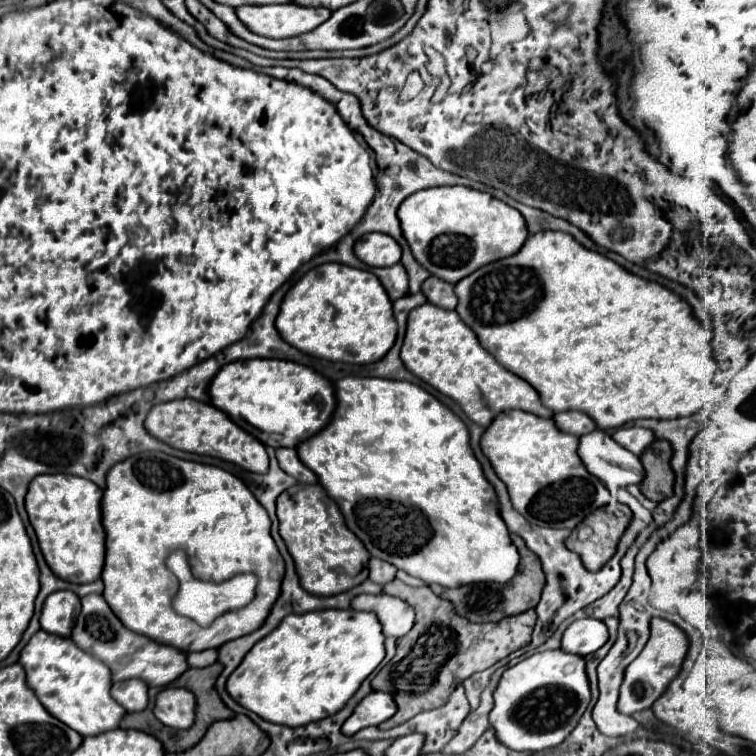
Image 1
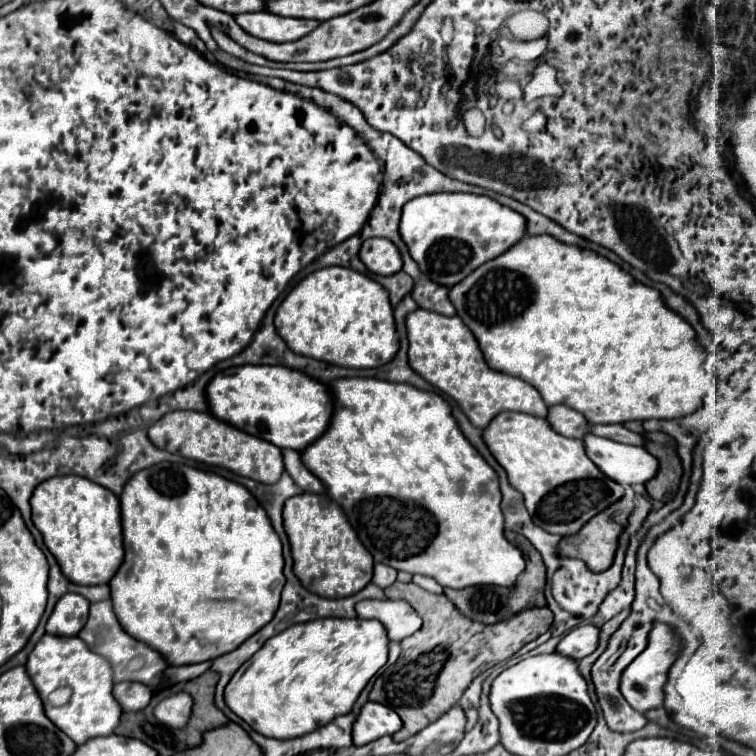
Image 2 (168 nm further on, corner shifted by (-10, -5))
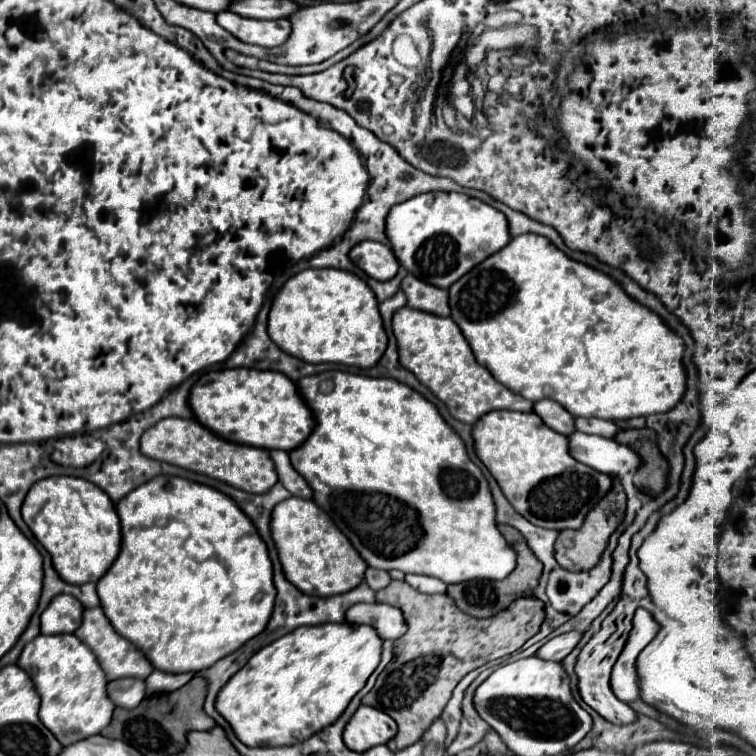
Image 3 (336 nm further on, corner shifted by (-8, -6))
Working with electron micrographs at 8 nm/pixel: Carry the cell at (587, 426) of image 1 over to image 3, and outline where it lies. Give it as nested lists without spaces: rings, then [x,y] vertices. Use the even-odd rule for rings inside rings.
[[[538,400],[534,402],[534,412],[546,422],[548,428],[570,436],[574,432],[574,416],[564,410],[560,404],[556,404],[554,400]]]

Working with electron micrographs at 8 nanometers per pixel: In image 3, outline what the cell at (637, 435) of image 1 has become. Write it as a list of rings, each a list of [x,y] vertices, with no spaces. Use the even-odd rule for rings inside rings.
[[[576,418],[576,430],[586,434],[598,434],[604,438],[616,438],[620,428],[614,422],[600,420],[600,418]]]

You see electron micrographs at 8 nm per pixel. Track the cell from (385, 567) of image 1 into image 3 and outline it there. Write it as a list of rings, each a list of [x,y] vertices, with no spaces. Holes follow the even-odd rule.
[[[368,568],[366,570],[366,576],[364,576],[364,582],[372,588],[372,590],[382,590],[390,584],[390,574],[386,570],[376,570],[376,568]]]

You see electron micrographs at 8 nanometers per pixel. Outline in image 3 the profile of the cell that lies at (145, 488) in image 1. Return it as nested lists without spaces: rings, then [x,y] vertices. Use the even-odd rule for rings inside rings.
[[[160,474],[126,494],[116,510],[122,522],[122,550],[96,590],[110,624],[142,650],[154,668],[200,672],[266,628],[276,598],[272,562],[256,526],[228,494],[182,476]]]

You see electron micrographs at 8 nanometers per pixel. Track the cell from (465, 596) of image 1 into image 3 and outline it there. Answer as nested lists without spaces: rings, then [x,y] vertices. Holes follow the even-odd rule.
[[[500,524],[498,526],[502,536],[508,540],[508,542],[514,542],[512,548],[516,550],[518,554],[518,566],[516,570],[500,580],[500,582],[494,582],[494,580],[472,580],[472,582],[462,582],[462,584],[452,584],[448,586],[448,596],[456,602],[456,606],[460,606],[460,610],[464,610],[468,616],[474,616],[474,618],[490,618],[490,616],[496,616],[498,612],[506,610],[516,598],[528,598],[534,594],[534,588],[538,586],[538,580],[540,580],[540,574],[542,574],[542,566],[540,566],[540,560],[532,554],[530,546],[524,542],[524,536],[512,528],[512,526],[504,526]]]

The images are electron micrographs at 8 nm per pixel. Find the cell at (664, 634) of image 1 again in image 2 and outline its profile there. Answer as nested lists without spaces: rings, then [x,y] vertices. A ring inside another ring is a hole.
[[[660,621],[652,623],[652,631],[648,633],[648,645],[646,649],[624,669],[622,679],[620,679],[620,693],[624,695],[624,699],[640,713],[646,713],[650,709],[656,709],[662,705],[664,701],[664,693],[662,687],[668,679],[668,669],[674,663],[678,653],[678,639],[672,633],[670,627],[666,627]]]

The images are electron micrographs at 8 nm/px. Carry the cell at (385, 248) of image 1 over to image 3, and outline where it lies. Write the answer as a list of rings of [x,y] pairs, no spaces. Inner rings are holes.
[[[364,240],[350,250],[350,260],[362,268],[370,278],[388,280],[398,272],[398,260],[388,244]]]

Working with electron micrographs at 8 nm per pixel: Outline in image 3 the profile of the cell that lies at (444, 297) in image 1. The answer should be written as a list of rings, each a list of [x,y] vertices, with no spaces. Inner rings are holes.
[[[408,274],[402,282],[402,292],[408,298],[410,308],[424,310],[436,316],[450,316],[450,306],[448,306],[448,290],[430,286],[428,282],[418,280],[416,276]]]

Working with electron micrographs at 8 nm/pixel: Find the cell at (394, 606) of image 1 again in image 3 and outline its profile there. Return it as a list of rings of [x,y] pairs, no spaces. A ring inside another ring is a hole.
[[[354,604],[346,612],[346,622],[352,624],[368,624],[376,628],[378,636],[382,640],[396,640],[406,632],[406,622],[400,608],[394,608],[390,604]]]

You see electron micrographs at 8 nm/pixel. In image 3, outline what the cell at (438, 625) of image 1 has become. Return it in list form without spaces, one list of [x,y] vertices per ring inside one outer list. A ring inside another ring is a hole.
[[[392,580],[388,588],[376,592],[376,600],[398,606],[404,612],[408,624],[408,632],[394,642],[394,660],[378,676],[374,688],[362,698],[362,704],[388,712],[398,722],[398,734],[392,738],[392,742],[388,742],[392,752],[420,740],[428,726],[440,718],[448,698],[452,696],[452,690],[470,670],[516,652],[540,630],[540,624],[544,622],[544,604],[538,598],[518,598],[500,614],[478,620],[466,616],[450,596],[422,594],[404,580]],[[442,630],[452,634],[452,638],[464,636],[464,660],[454,656],[456,648],[444,648],[444,644],[448,644],[448,634]]]

